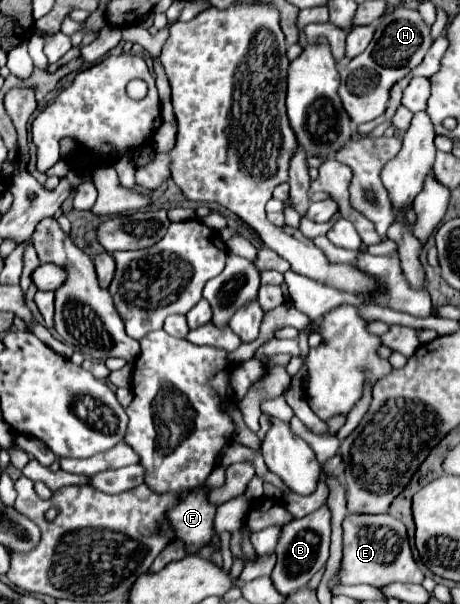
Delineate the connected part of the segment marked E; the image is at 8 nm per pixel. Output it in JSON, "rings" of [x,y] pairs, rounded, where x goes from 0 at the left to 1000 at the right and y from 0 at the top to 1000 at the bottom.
{"rings":[[[757,849],[743,863],[743,873],[748,873],[748,929],[739,942],[739,969],[800,965],[809,972],[830,972],[852,962],[917,965],[922,949],[900,932],[887,882],[870,859],[843,849],[822,853]]]}

